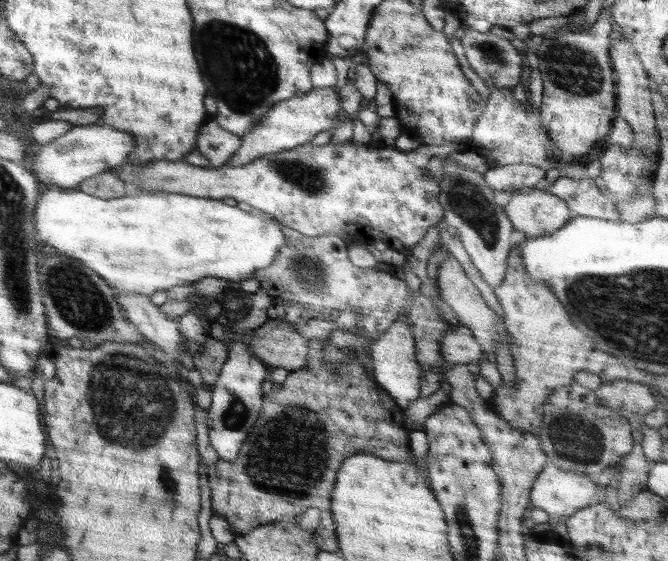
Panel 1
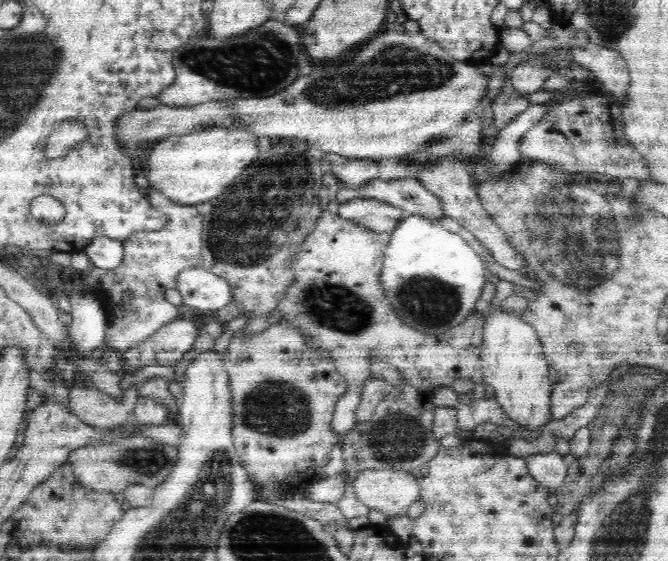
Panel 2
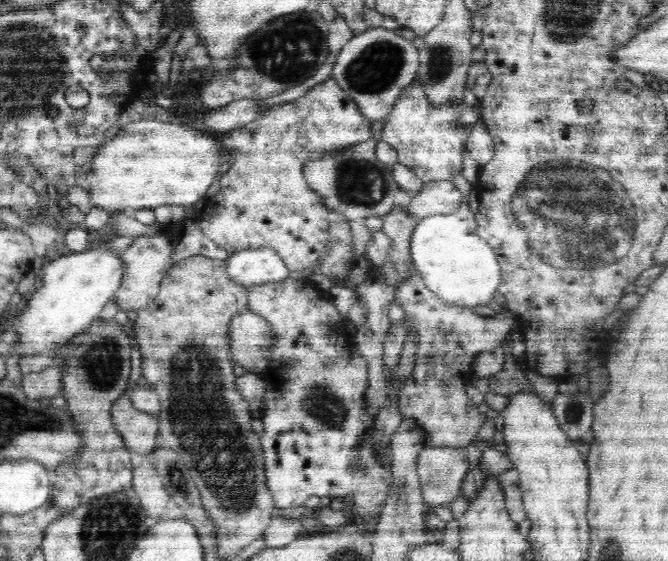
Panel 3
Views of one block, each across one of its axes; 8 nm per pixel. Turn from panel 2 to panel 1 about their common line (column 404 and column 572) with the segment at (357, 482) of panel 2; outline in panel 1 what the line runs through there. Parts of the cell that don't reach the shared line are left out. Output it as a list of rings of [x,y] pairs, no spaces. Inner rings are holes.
[[[548,463],[533,483],[529,498],[531,507],[544,510],[549,515],[549,523],[553,527],[560,521],[565,521],[566,524],[577,511],[606,503],[605,490],[606,488],[599,490],[598,483],[590,480],[587,474],[567,471]]]

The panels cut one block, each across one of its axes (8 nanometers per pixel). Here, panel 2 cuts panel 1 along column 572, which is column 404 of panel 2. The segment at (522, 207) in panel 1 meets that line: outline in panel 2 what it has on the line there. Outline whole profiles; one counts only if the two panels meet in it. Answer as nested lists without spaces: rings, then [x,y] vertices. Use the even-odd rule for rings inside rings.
[[[355,198],[340,203],[337,215],[340,218],[354,221],[357,225],[376,232],[391,233],[393,228],[404,218],[405,214],[386,201]]]

